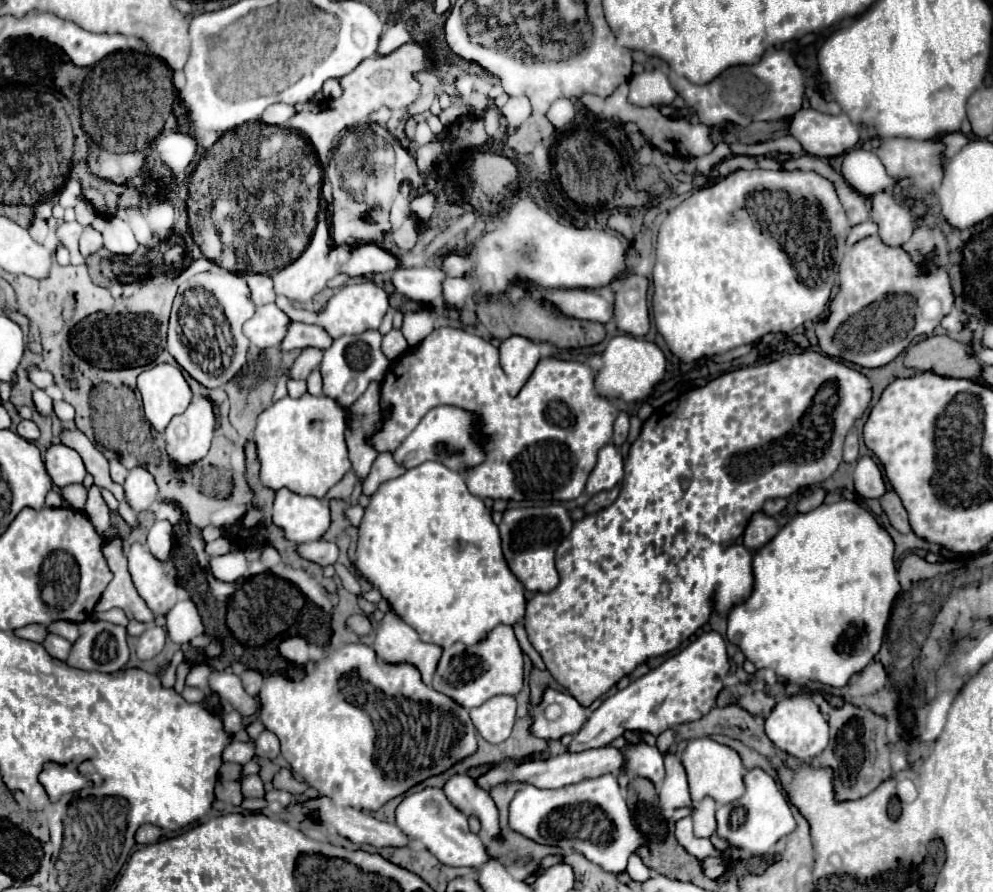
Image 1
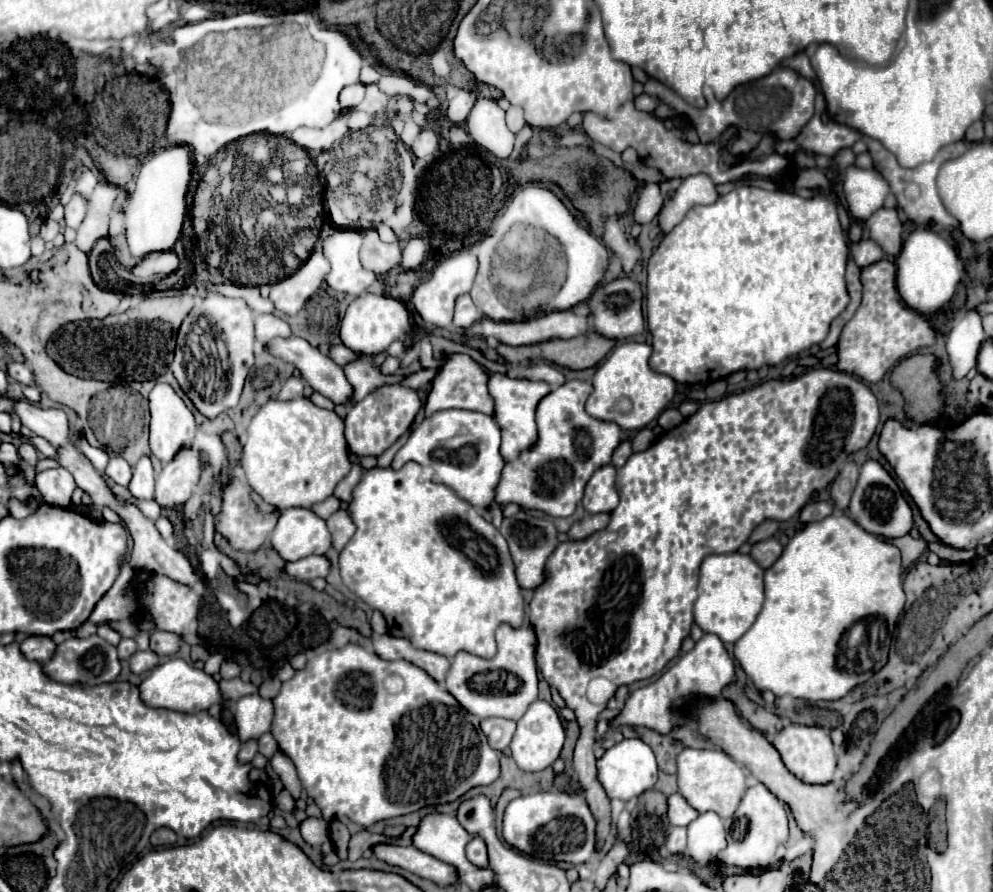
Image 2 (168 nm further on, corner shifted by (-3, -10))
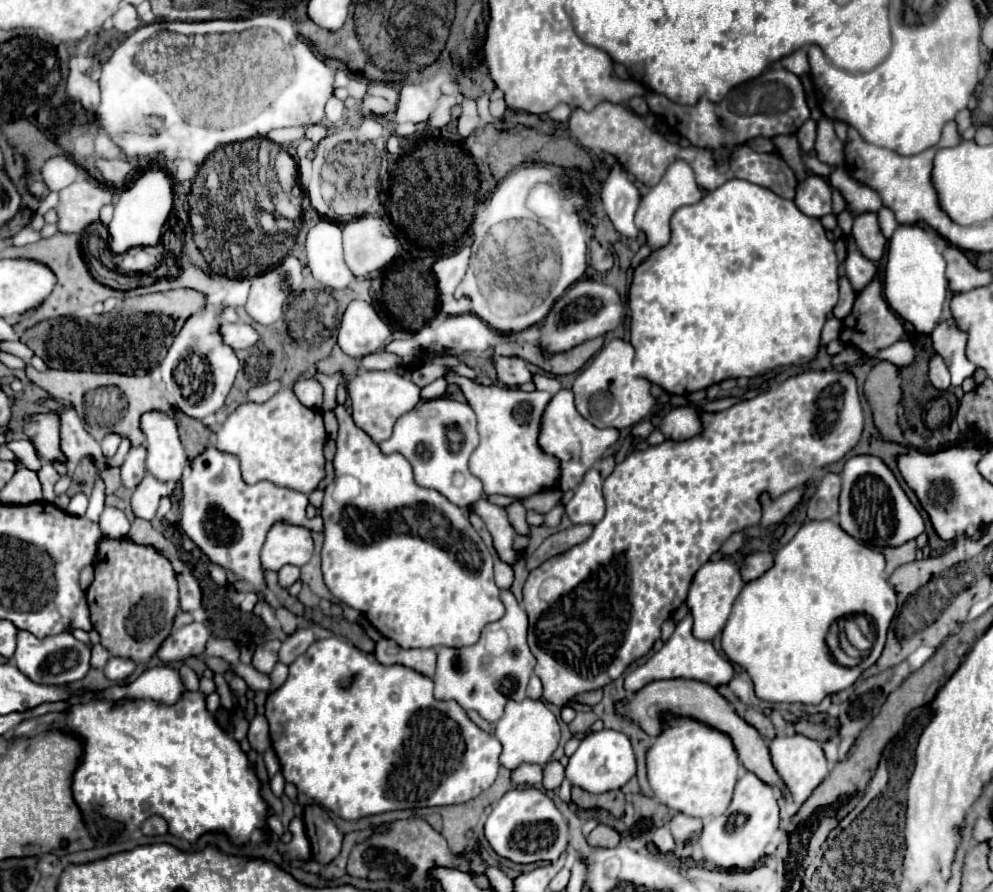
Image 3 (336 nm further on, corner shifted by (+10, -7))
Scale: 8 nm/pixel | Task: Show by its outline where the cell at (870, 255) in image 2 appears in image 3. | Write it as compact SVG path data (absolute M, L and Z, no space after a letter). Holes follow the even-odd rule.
M851 251L845 261L845 273L853 285L853 291L859 293L861 289L865 289L865 285L869 285L869 281L873 281L873 273L877 273L877 267L859 251Z

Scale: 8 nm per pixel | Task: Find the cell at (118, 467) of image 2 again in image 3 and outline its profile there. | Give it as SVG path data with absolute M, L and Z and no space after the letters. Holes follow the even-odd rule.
M107 433L107 435L103 437L103 441L101 441L103 453L105 453L107 457L113 457L113 455L117 453L119 443L121 443L121 435L119 435L119 433Z

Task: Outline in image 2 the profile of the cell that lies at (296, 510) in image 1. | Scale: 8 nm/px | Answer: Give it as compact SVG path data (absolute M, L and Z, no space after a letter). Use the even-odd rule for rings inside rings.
M286 508L270 534L270 544L286 562L292 562L310 554L326 554L332 546L332 534L326 520L310 508Z

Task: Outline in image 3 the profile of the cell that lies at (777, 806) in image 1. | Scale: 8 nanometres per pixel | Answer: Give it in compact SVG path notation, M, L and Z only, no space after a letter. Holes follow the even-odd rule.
M747 771L735 785L735 795L727 813L721 815L721 819L715 821L713 825L705 825L699 845L705 859L717 867L735 869L735 859L753 859L753 865L755 865L763 857L763 849L771 841L777 827L779 827L779 805L777 805L775 787L761 781L755 773ZM731 817L733 819L743 817L743 823L727 827L727 821Z

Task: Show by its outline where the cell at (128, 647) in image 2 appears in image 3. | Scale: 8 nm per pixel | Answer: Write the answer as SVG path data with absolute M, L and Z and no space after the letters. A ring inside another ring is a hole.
M93 645L93 649L91 649L91 661L89 661L91 669L103 669L105 663L107 663L107 659L109 659L107 649L103 649L101 645Z

